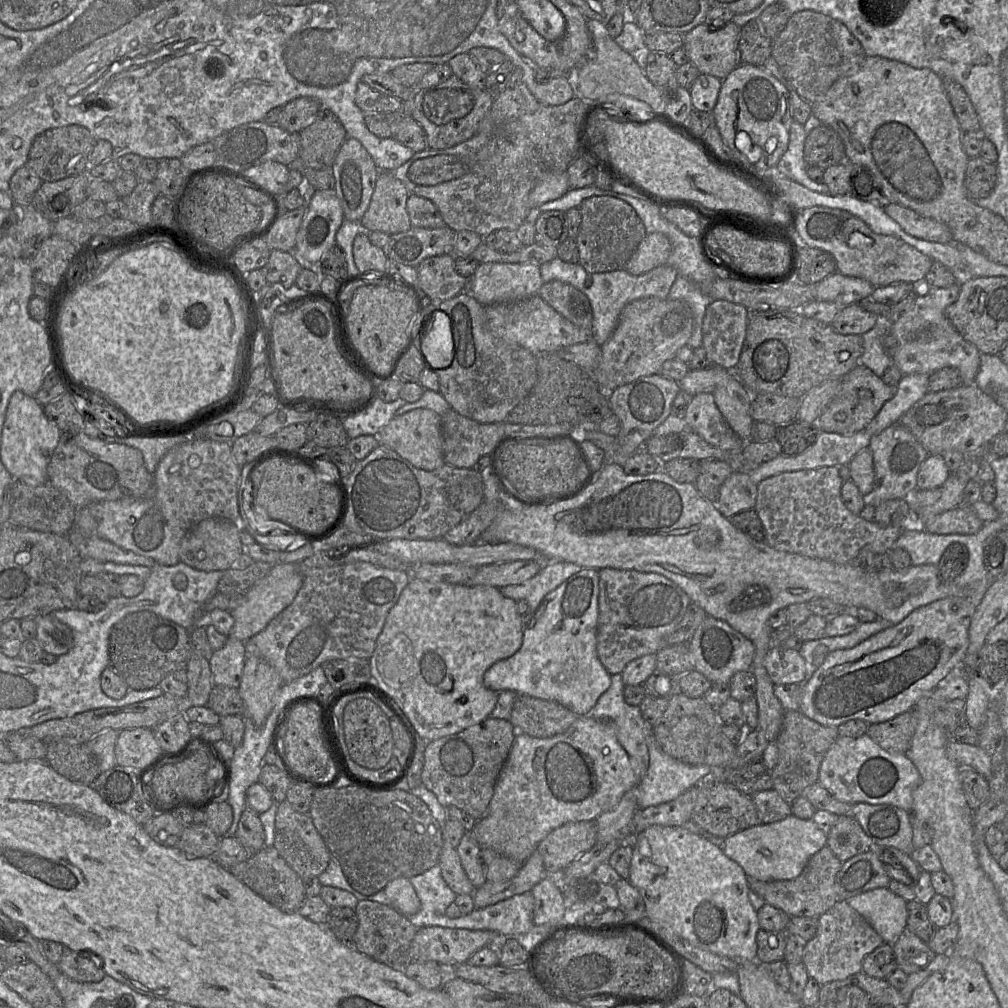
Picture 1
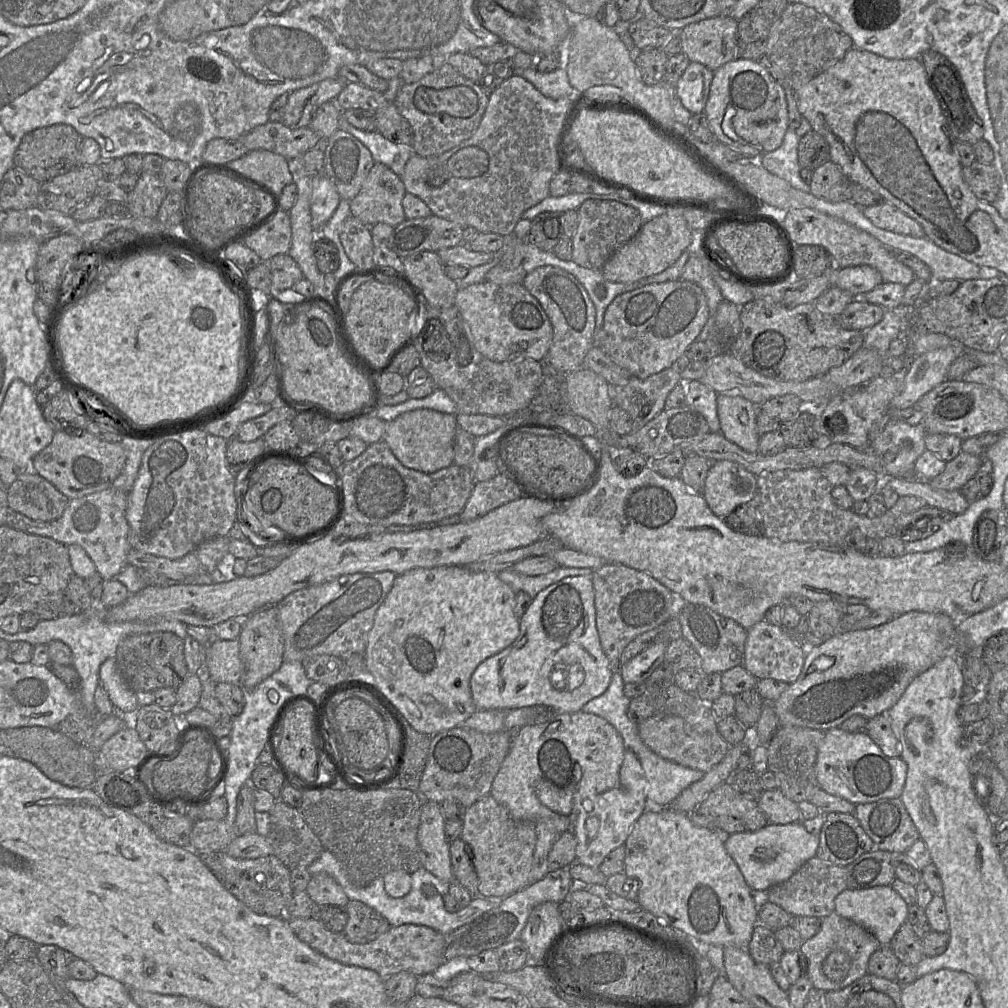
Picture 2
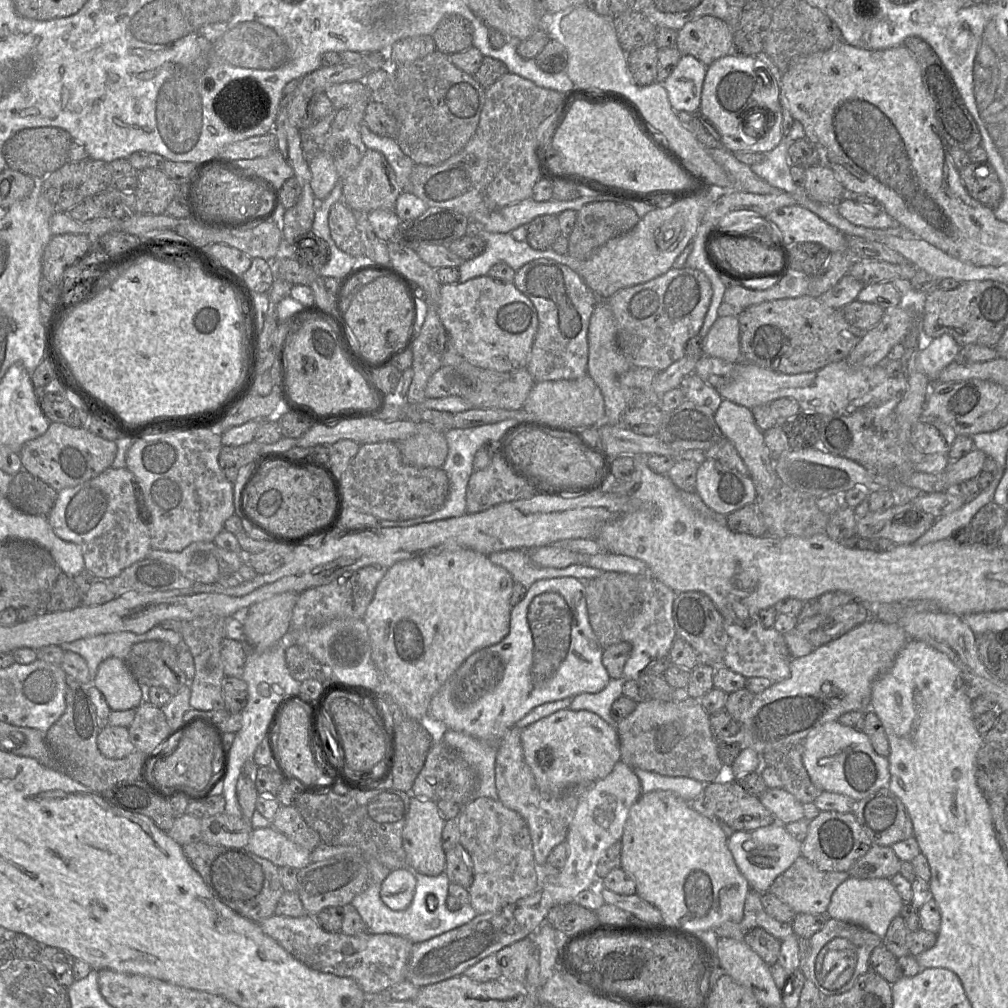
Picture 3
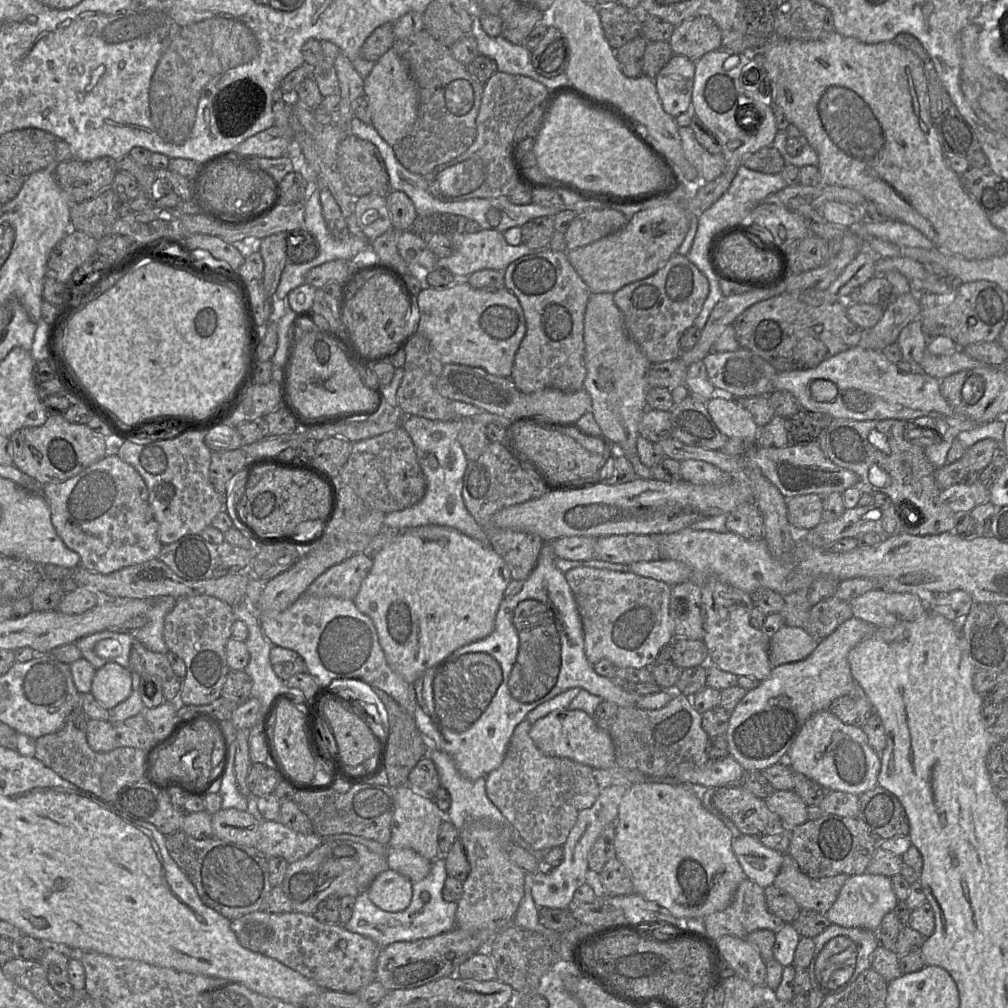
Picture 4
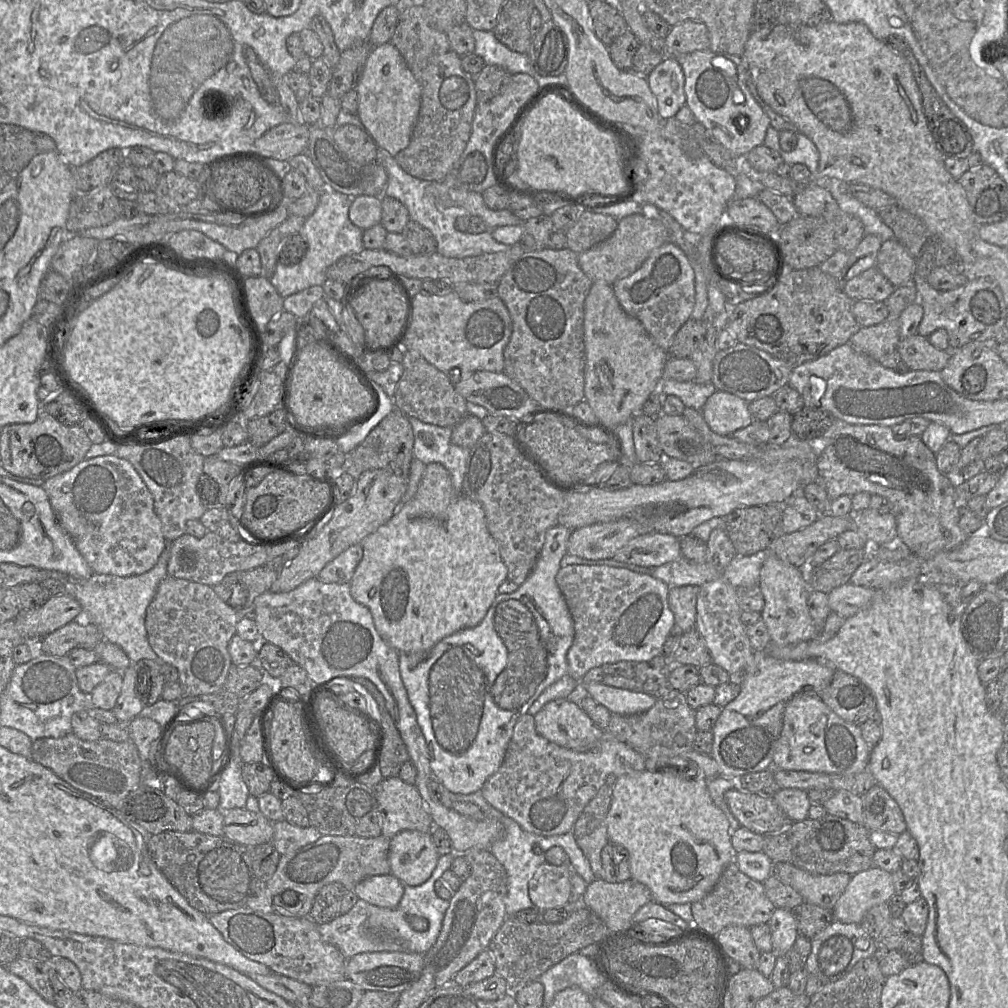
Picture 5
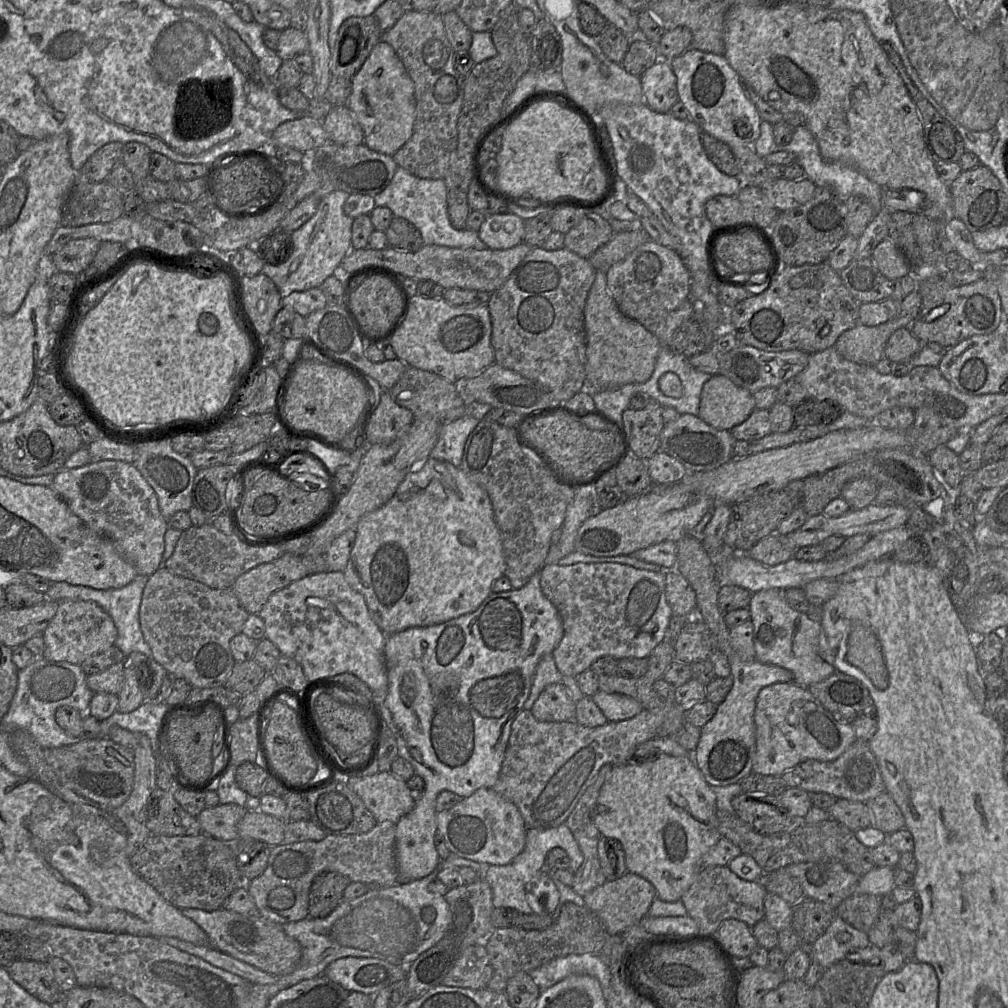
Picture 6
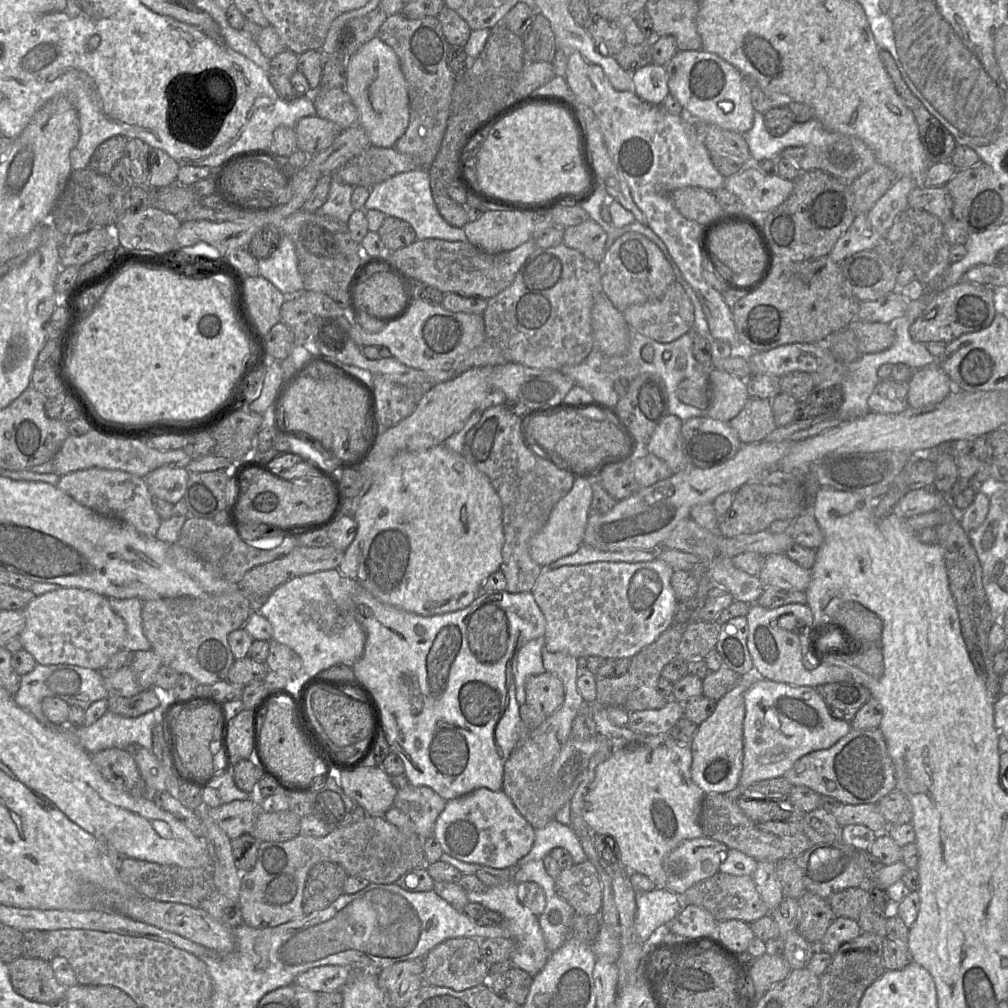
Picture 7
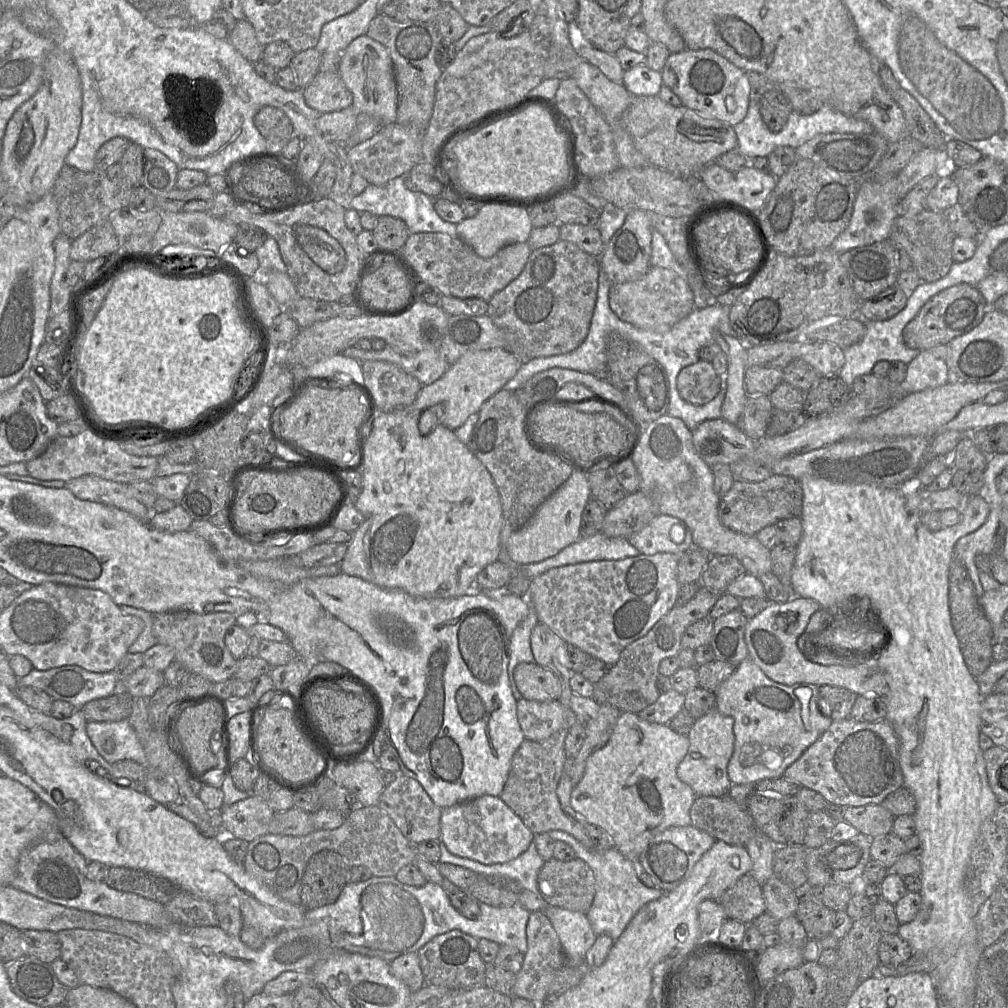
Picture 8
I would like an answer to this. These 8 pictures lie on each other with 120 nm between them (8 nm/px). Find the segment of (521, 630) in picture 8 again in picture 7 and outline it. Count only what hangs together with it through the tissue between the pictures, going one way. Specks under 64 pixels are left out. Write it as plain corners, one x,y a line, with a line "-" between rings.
539,637
527,642
518,652
514,668
516,699
519,705
526,703
525,680
546,670
543,666
542,649
545,638

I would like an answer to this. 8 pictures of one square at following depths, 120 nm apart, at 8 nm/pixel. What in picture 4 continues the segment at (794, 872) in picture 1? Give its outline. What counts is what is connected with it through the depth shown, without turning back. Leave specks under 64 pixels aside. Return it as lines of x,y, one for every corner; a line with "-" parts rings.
743,834
733,838
732,850
748,879
762,888
773,884
783,854
764,846
759,837

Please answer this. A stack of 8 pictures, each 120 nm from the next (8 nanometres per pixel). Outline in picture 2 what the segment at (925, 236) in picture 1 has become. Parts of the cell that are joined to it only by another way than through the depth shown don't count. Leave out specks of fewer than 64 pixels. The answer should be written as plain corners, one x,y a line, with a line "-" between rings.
890,203
864,207
862,212
874,226
880,229
915,238
925,235
922,226
916,220

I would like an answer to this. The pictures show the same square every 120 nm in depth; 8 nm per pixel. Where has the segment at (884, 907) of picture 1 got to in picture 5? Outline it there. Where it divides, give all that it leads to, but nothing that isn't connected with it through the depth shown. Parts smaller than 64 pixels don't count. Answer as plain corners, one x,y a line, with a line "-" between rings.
873,865
851,876
832,909
834,920
859,924
871,907
886,903
895,893
892,875

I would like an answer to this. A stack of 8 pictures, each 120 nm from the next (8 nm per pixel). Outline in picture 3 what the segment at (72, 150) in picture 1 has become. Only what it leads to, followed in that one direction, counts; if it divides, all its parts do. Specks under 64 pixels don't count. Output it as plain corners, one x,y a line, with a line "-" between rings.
58,128
58,131
48,132
20,129
5,142
2,153
7,168
41,180
69,162
69,147
72,142
71,135
64,129

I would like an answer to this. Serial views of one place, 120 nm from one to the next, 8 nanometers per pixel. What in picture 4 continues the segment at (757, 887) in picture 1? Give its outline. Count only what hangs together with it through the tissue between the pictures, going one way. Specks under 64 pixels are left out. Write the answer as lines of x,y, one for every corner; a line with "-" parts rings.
785,853
773,884
788,893
801,909
826,914
848,877
846,874
838,874
820,879
811,878
788,853

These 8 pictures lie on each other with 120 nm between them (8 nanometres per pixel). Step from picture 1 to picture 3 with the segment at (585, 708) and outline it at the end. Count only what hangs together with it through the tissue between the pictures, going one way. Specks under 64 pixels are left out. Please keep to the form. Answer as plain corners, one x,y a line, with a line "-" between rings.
572,577
538,580
528,588
525,597
512,607
510,631
508,635
499,643
474,652
463,662
463,664
447,679
440,690
431,699
428,708
428,716
430,719
434,719
439,725
443,725
447,729
462,732
483,740
501,741
507,731
534,707
546,702
574,697
580,693
598,693
602,691
611,679
602,664
603,651
604,649
600,646
589,623
583,581

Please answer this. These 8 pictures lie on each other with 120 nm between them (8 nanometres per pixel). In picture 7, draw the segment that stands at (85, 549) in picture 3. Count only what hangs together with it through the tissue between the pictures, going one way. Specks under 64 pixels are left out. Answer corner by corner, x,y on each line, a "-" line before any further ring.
89,468
60,476
56,487
97,514
121,520
143,535
156,536
162,519
154,509
153,496
144,477
120,470

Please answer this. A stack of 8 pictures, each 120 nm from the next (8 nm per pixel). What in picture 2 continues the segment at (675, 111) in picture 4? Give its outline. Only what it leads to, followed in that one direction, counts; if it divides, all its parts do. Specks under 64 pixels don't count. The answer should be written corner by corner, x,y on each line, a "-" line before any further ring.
690,62
676,85
676,96
692,114
703,113
714,72
698,62

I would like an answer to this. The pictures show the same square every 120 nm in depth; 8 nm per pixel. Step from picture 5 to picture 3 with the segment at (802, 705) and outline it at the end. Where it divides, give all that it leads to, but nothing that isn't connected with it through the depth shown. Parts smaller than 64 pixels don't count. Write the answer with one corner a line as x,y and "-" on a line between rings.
838,721
826,722
809,732
803,740
802,761
810,780
821,791
844,794
856,801
888,788
890,782
887,757
874,751
862,730
854,730

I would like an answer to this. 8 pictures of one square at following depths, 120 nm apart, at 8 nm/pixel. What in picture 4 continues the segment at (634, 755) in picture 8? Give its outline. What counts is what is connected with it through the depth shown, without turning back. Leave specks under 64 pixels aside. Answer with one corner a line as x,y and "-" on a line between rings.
640,782
628,786
615,820
614,847
616,858
630,873
635,893
667,908
677,918
704,918
730,904
746,875
732,850
733,834
704,808
690,785

